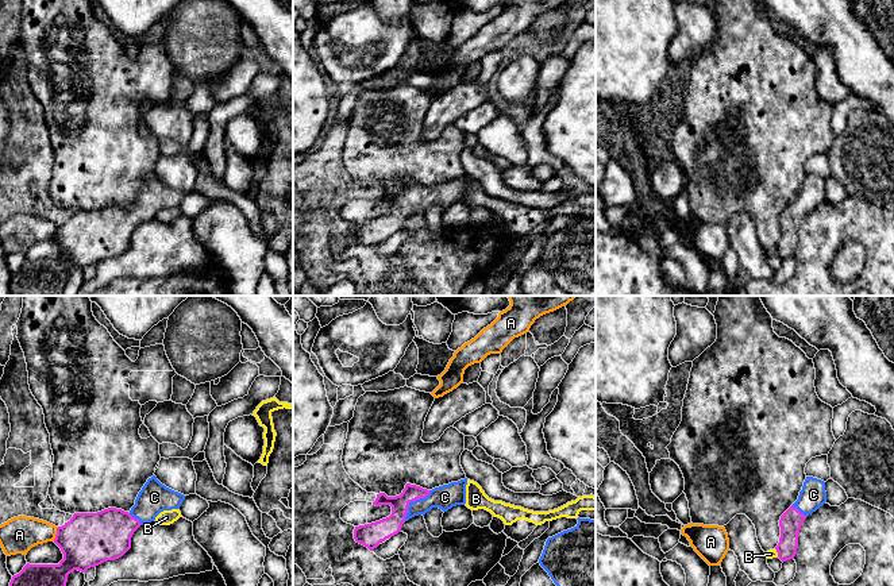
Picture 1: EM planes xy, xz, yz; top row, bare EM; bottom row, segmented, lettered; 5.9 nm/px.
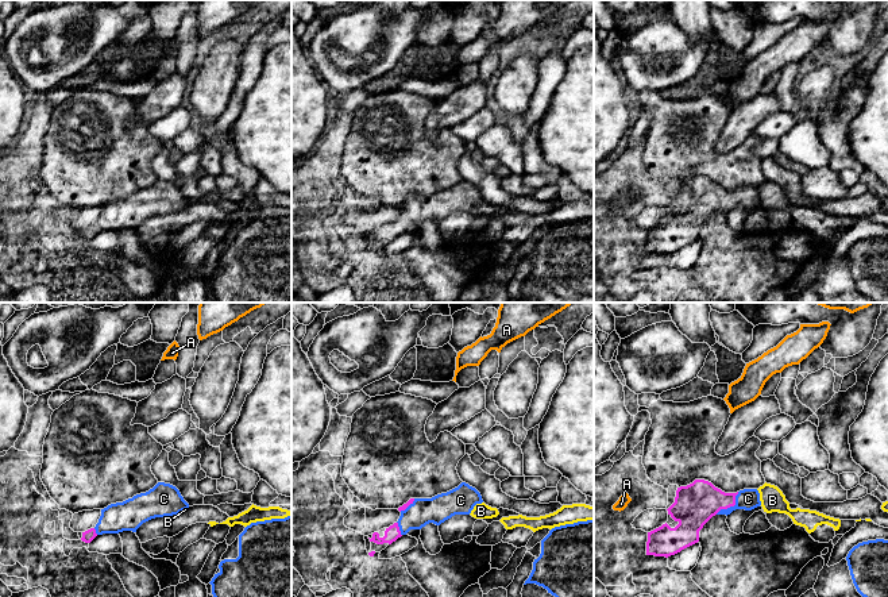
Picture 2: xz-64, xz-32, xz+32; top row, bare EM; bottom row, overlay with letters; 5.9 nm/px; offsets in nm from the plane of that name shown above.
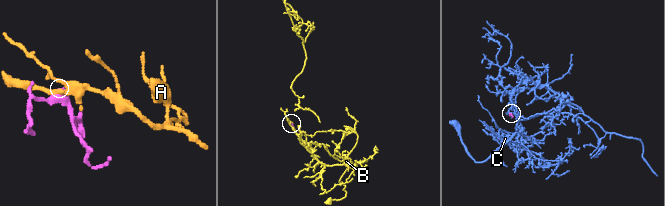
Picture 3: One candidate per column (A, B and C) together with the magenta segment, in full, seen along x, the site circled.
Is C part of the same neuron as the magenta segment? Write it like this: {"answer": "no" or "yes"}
{"answer": "yes"}

